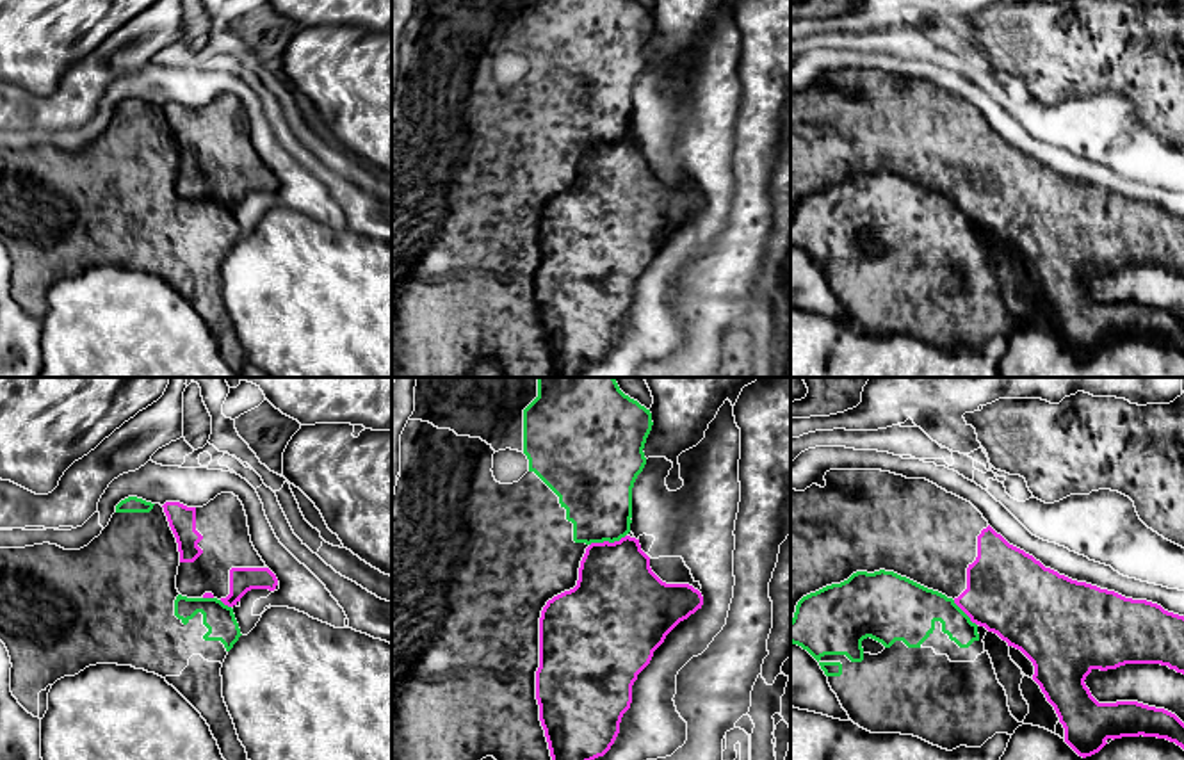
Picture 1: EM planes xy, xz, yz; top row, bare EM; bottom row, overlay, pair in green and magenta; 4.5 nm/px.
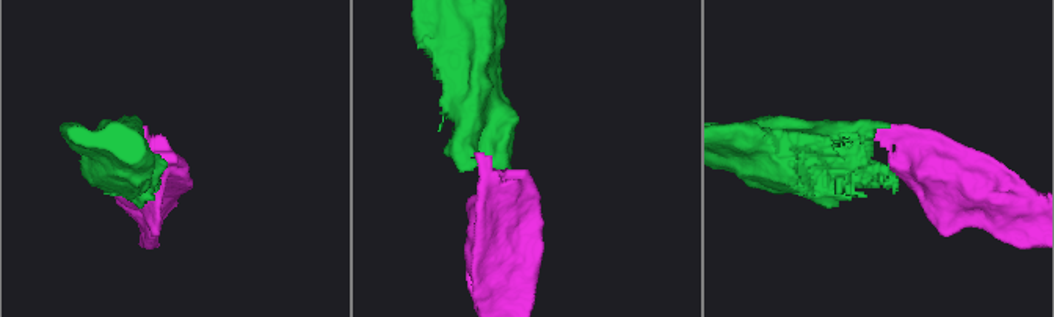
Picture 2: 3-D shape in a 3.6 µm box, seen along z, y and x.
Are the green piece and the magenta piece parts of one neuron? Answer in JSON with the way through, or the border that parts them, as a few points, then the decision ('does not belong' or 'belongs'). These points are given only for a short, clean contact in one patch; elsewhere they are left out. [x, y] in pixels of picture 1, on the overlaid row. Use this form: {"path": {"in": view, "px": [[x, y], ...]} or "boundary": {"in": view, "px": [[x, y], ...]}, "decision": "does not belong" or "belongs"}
{"decision": "does not belong"}

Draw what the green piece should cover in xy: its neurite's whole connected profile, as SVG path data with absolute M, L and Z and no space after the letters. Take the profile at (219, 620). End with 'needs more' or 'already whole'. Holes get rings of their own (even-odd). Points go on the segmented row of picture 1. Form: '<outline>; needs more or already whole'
M128 497L116 505L109 525L87 546L64 550L43 543L25 548L0 548L0 641L11 657L11 692L34 717L48 710L52 685L89 666L132 666L162 676L207 721L224 760L247 760L233 719L223 698L221 667L239 641L233 609L217 598L187 598L176 589L180 552L160 504Z; needs more

